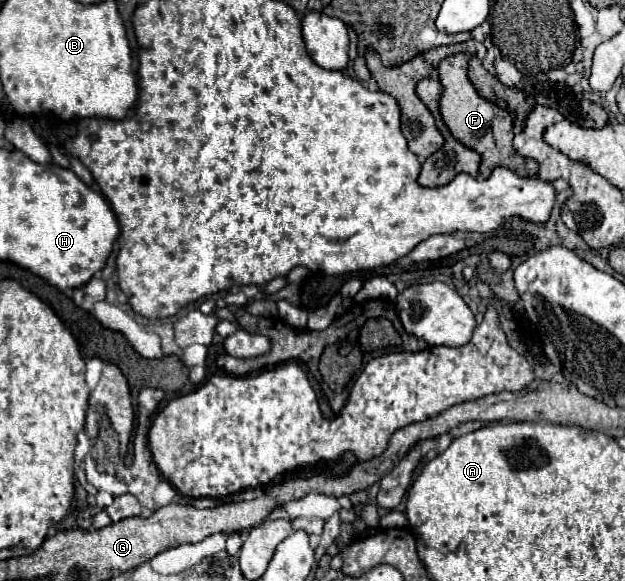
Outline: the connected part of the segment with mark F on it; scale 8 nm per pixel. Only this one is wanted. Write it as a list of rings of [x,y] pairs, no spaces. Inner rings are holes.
[[[453,54],[453,56],[443,58],[441,64],[437,66],[437,76],[439,76],[439,82],[443,84],[439,110],[441,110],[445,126],[461,144],[479,152],[479,156],[481,156],[479,174],[483,178],[487,178],[493,172],[493,168],[497,168],[497,166],[507,166],[509,170],[513,170],[519,176],[531,176],[531,160],[519,156],[513,148],[511,114],[477,94],[477,90],[473,88],[473,84],[467,78],[467,62],[469,62],[469,54]]]

